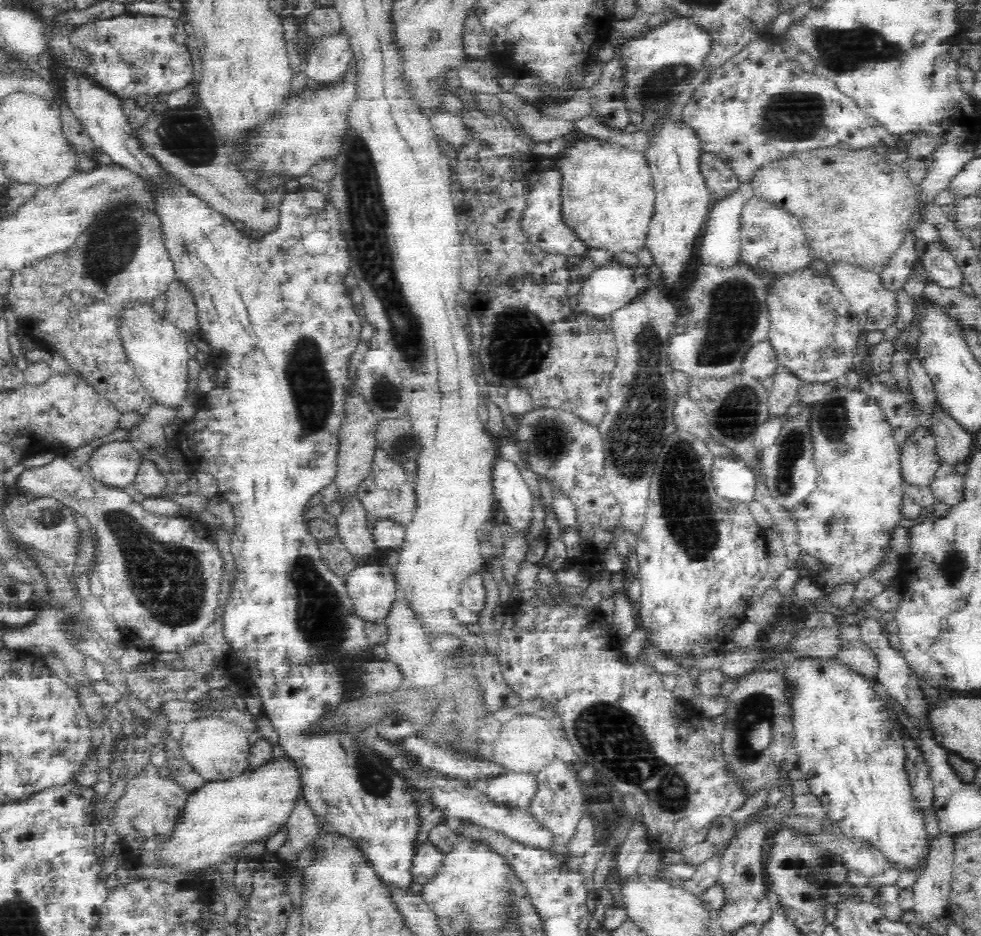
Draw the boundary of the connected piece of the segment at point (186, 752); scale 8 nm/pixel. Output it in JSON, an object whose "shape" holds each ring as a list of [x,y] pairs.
{"shape":[[[215,712],[192,719],[190,722],[176,728],[176,742],[181,749],[184,760],[190,764],[192,770],[206,781],[229,779],[237,774],[248,771],[247,756],[250,752],[244,732],[234,724],[218,718]]]}

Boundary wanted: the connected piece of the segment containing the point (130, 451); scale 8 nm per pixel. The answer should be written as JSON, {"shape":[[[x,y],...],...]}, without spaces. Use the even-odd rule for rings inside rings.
{"shape":[[[124,440],[94,444],[87,465],[94,480],[109,487],[129,490],[141,462],[136,445]]]}

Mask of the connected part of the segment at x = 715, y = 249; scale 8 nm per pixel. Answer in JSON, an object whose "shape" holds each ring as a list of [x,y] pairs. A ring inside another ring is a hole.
{"shape":[[[744,181],[742,188],[736,194],[714,203],[706,220],[702,235],[698,238],[698,244],[696,245],[697,260],[699,259],[704,264],[716,265],[718,267],[732,266],[734,263],[740,262],[741,234],[739,222],[741,211],[743,210],[742,204],[750,196],[752,194],[750,194],[749,182]]]}

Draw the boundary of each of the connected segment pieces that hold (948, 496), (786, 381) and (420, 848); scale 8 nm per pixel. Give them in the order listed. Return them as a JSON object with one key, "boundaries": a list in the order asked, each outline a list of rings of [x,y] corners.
{"boundaries":[[[[939,460],[939,467],[928,486],[936,498],[936,503],[947,508],[960,502],[963,493],[963,475],[958,466]]],[[[779,365],[770,380],[767,414],[788,416],[796,407],[796,393],[801,380],[789,368]]],[[[422,839],[417,846],[412,860],[412,880],[414,883],[425,885],[444,864],[445,854],[435,848],[429,841]]]]}

